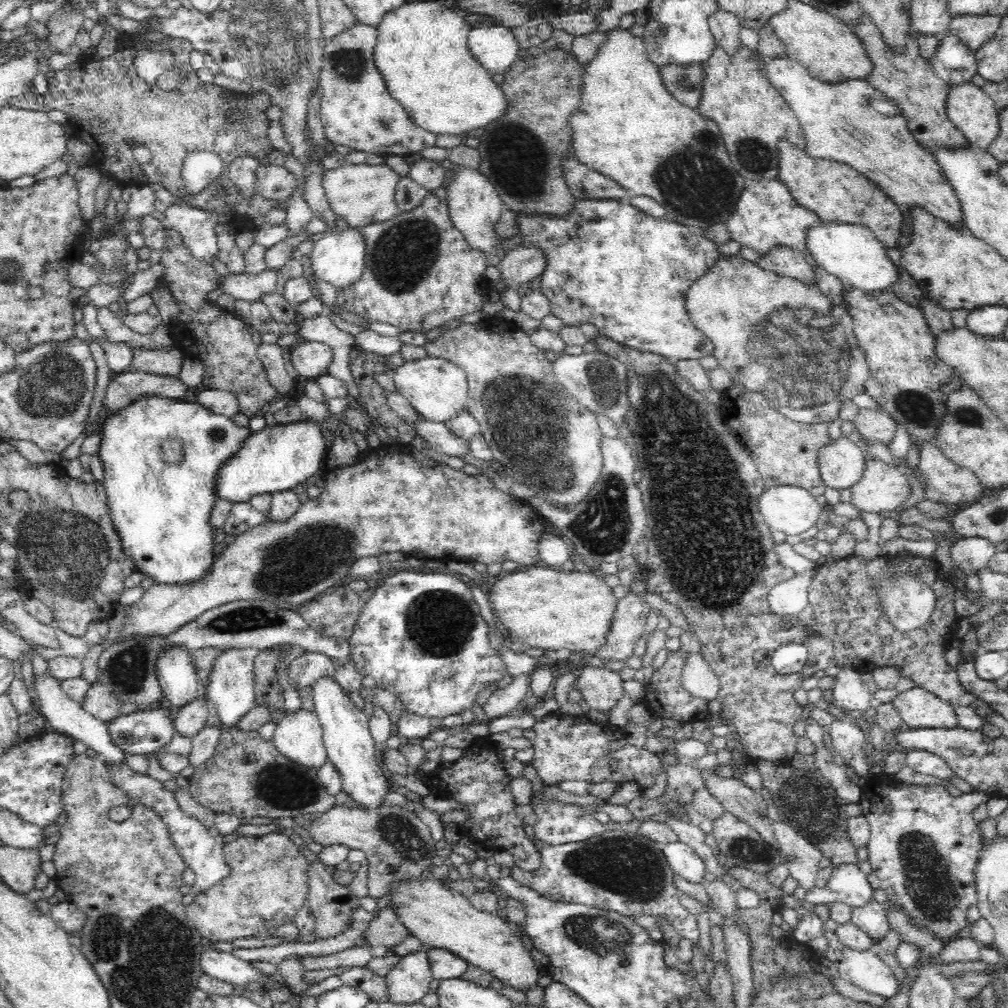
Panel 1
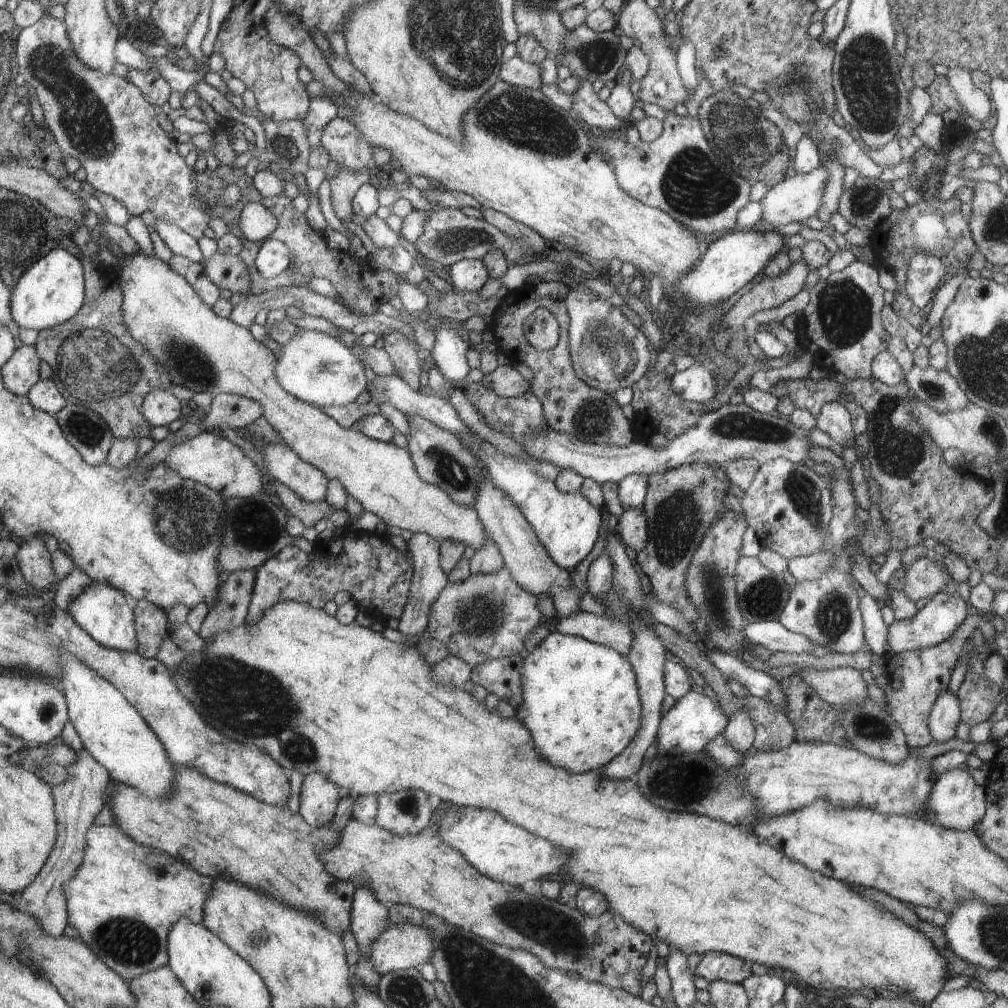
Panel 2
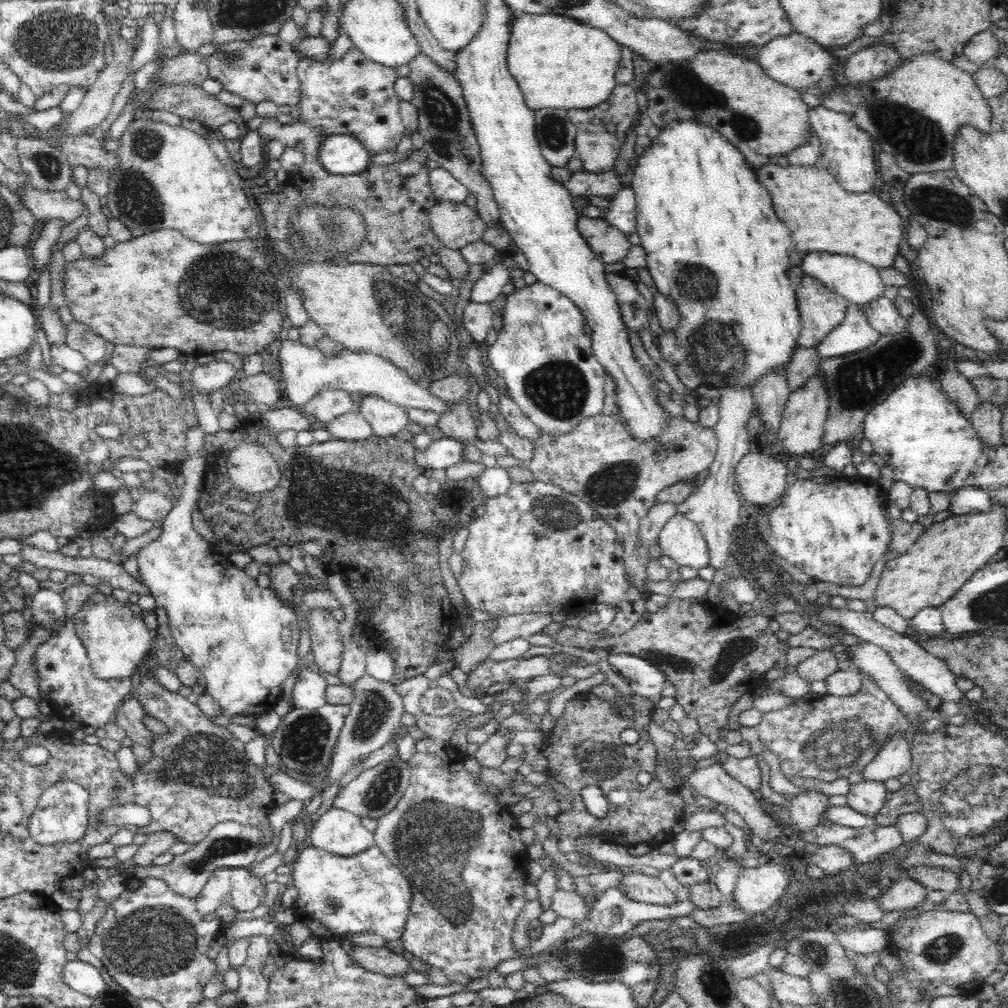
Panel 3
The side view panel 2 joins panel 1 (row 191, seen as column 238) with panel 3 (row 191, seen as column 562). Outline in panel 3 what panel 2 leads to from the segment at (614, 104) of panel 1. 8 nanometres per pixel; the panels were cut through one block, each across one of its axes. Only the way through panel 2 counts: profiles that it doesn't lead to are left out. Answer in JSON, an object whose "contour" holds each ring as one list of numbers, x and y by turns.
{"contour":[[776,161,760,165,755,169,760,184,763,184,772,197,773,208,780,221,792,230,792,238,802,254,828,253,858,258,876,269,891,268,894,258,902,252,904,229,907,226,900,214,882,200,878,194,850,194,846,192,835,177,822,167,788,165,780,166]]}

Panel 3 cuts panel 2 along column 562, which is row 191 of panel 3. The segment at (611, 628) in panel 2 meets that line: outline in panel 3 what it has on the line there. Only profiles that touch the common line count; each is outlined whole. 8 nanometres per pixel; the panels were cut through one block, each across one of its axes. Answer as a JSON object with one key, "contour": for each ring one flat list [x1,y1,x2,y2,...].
{"contour":[[625,181,625,185,613,195,612,204,604,214,611,226,624,235,635,232,637,224,637,201,634,189]]}

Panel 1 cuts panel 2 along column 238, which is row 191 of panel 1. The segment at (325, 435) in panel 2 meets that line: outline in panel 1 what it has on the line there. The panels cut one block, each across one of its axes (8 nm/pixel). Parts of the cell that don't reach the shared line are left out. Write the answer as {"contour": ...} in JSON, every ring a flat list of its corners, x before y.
{"contour":[[345,163,332,170,325,169,321,175,325,197,328,198,333,213,344,219,350,227,360,230,370,224,392,220,401,214,395,199,396,184,400,178,401,176,385,163]]}

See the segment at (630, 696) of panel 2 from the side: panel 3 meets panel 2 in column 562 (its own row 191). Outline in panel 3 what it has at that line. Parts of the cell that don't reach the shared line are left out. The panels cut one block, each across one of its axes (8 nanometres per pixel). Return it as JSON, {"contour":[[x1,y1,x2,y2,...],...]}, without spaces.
{"contour":[[672,121,659,130,658,136,651,140,651,146,634,160,628,180,636,195,635,232,642,240,640,246,646,251,647,269,650,275,654,276,658,291,666,297,672,297,673,304,676,304,677,340,681,343,681,349,685,350,688,363,694,366,694,372,704,375,704,386,717,390,722,384,752,387,760,377,771,373,774,369,786,371,792,354,798,346,797,340,803,328,796,298,796,288,805,276,801,266,803,254,794,246,790,238,790,230,777,217,768,189,760,184,755,169,748,167,740,150,724,140,716,130,708,128,708,125,702,125,698,121]]}

